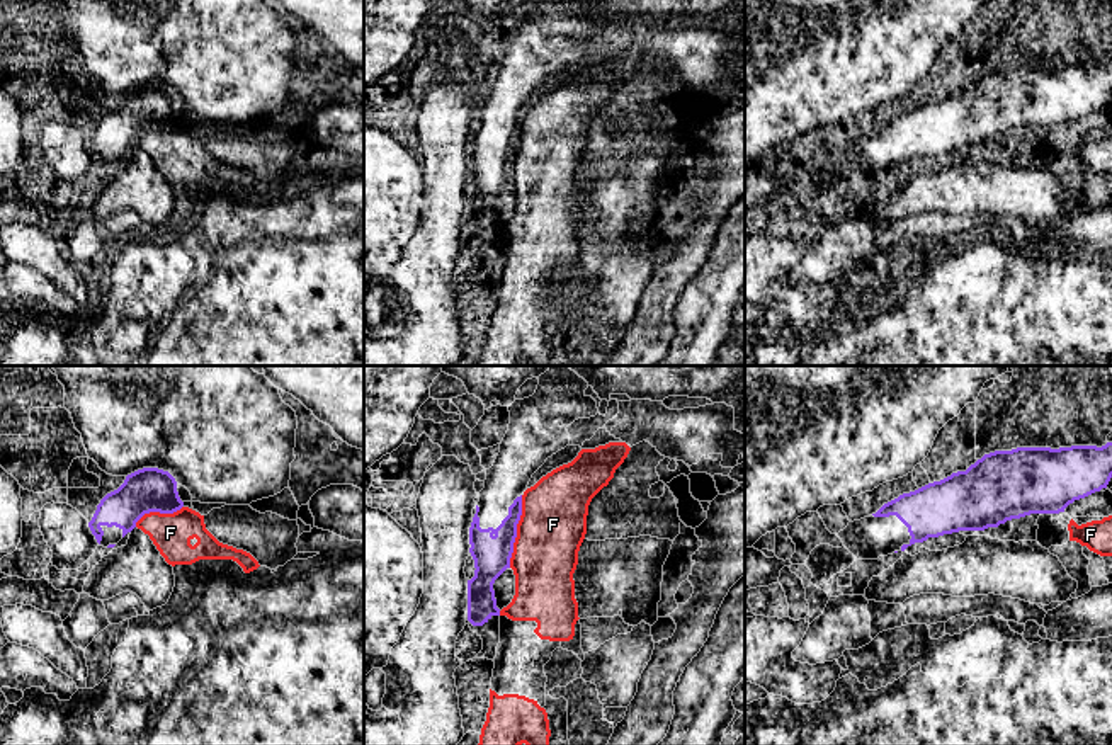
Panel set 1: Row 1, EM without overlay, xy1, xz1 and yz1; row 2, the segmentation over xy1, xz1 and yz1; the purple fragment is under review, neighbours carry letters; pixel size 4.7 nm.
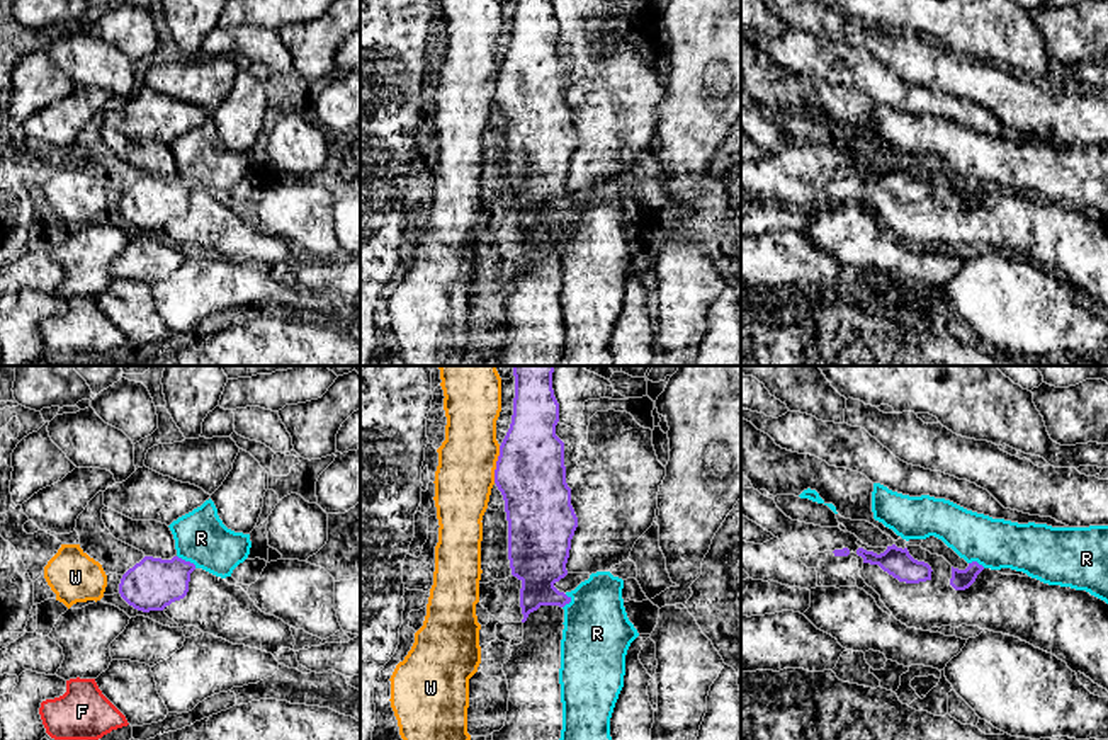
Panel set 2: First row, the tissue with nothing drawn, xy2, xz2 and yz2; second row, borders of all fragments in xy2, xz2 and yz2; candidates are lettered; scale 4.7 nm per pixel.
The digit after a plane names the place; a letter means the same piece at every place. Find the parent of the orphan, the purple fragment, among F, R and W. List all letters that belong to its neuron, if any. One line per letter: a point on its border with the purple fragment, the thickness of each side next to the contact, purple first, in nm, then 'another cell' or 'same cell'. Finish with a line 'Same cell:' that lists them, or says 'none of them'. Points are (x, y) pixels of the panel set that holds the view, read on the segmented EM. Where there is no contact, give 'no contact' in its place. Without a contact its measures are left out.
F: xz1 (516, 531) | 180/320 nm | another cell
R: xy2 (187, 562) | 240/260 nm | another cell
W: xz2 (497, 465) | 320/280 nm | another cell
Same cell: none of them

